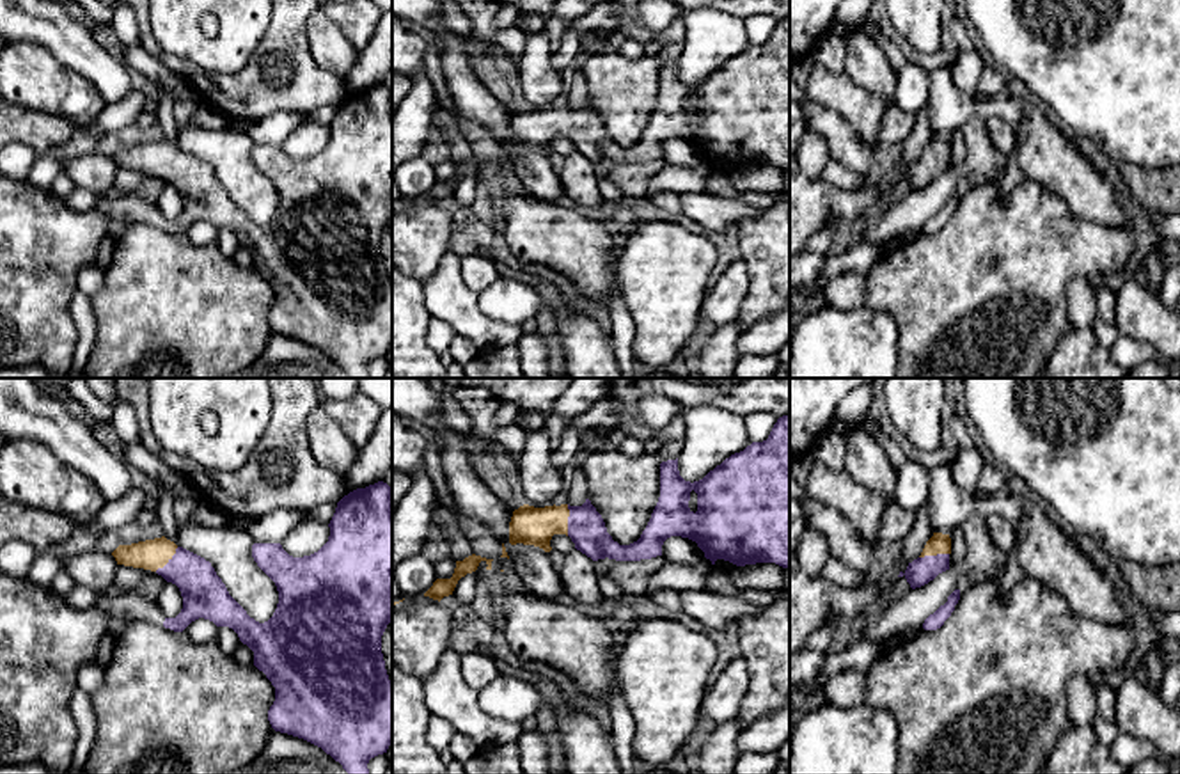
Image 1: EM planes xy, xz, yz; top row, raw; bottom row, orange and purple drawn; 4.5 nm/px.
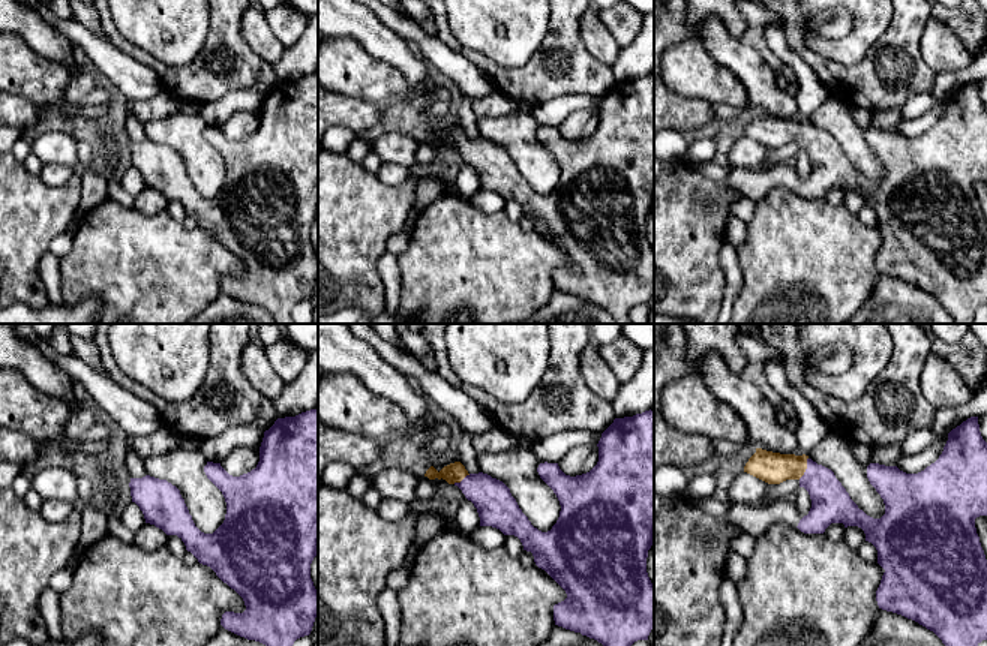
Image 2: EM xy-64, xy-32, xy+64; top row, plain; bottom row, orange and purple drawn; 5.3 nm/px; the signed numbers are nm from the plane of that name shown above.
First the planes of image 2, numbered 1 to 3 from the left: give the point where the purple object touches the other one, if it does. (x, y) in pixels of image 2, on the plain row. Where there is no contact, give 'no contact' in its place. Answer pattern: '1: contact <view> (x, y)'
1: no contact
2: contact xy-32 (461, 144)
3: contact xy+64 (806, 132)

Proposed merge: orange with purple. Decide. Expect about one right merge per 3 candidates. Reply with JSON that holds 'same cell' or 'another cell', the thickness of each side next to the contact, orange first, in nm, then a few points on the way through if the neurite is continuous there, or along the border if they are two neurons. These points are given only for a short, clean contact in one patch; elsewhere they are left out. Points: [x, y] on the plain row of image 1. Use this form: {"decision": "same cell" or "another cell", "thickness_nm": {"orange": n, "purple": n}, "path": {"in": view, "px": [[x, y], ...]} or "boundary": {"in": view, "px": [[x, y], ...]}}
{"decision": "same cell", "thickness_nm": {"orange": 180, "purple": 170}, "path": {"in": "xz", "px": [[531, 128], [547, 123], [566, 123], [581, 125], [586, 130]]}}

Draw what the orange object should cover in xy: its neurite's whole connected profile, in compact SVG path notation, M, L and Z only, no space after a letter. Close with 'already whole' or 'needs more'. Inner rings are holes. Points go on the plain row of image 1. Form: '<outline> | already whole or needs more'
M378 83L366 91L357 91L344 98L335 110L335 115L328 126L330 138L328 144L314 156L303 160L289 158L280 146L254 146L252 147L252 160L257 169L275 185L279 194L279 206L273 218L259 225L247 217L247 213L229 197L225 186L216 178L215 170L204 160L177 149L174 144L167 142L165 138L146 142L131 147L119 147L112 158L115 160L117 167L144 170L156 174L167 185L172 185L179 190L183 199L183 211L176 220L165 220L163 229L174 234L183 234L192 224L204 220L213 224L216 229L229 229L232 231L240 243L247 247L254 254L254 268L266 277L266 280L275 289L275 304L268 312L268 323L275 334L287 336L298 341L303 341L318 350L321 350L326 357L330 357L335 364L342 367L348 378L369 378L367 366L371 360L387 355L389 348L392 346L392 284L389 282L385 263L382 256L382 238L387 227L392 224L392 115L390 115L390 101L392 91Z | needs more

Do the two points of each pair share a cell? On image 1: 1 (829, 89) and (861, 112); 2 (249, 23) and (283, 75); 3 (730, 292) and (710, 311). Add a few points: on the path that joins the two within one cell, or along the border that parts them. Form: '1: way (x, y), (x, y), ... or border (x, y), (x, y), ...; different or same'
1: way (836, 93), (854, 105); same
2: border (272, 18), (249, 61), (233, 73); different
3: way (724, 297), (715, 306); same

